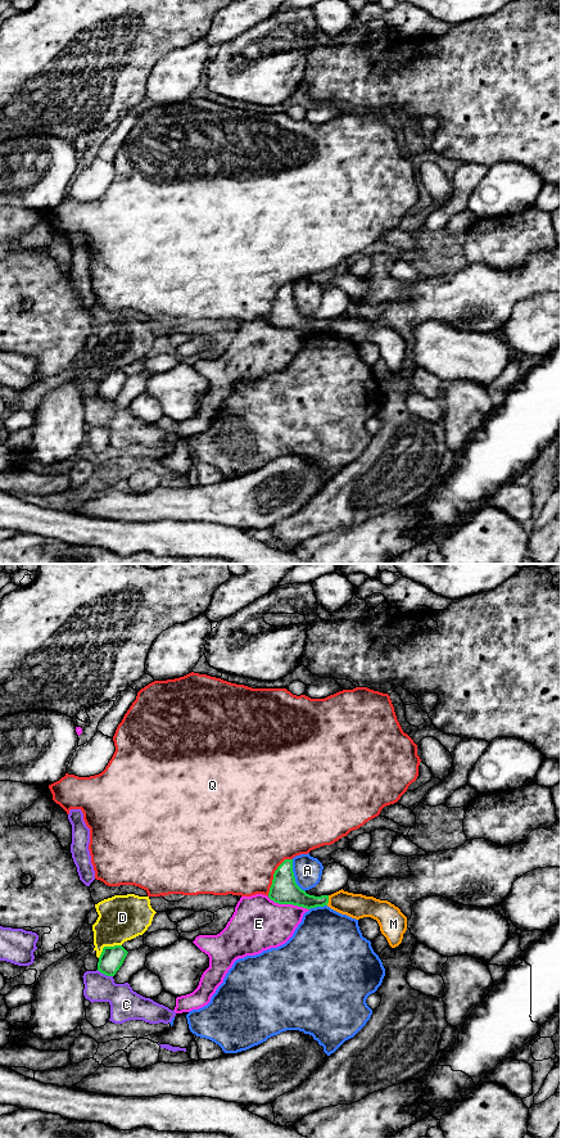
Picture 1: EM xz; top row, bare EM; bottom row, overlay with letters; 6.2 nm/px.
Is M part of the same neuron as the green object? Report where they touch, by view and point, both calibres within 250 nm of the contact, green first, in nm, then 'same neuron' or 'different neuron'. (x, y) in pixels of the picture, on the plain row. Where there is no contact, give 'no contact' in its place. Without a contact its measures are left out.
xz (327, 325) | 140/160 nm | different neuron

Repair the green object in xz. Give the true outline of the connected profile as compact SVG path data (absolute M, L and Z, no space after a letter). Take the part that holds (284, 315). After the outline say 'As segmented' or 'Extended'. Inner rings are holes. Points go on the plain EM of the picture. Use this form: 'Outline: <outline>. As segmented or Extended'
Outline: M285 284L275 295L268 322L279 329L293 329L307 334L324 331L329 328L329 320L309 320L297 310L293 284Z. As segmented

